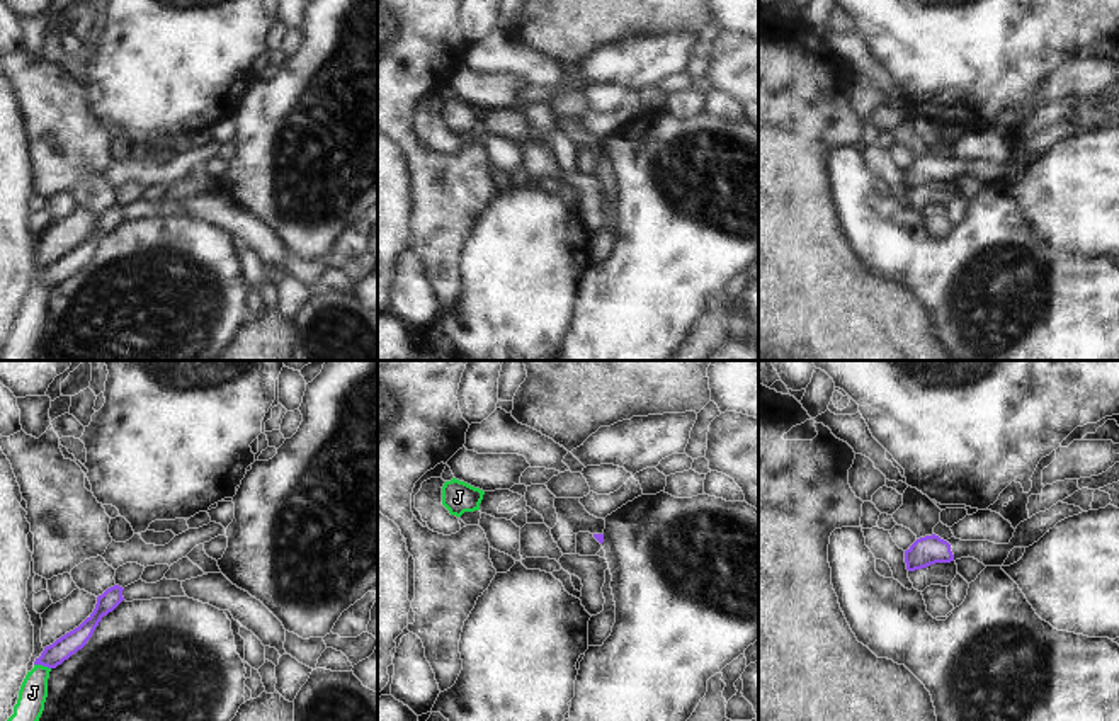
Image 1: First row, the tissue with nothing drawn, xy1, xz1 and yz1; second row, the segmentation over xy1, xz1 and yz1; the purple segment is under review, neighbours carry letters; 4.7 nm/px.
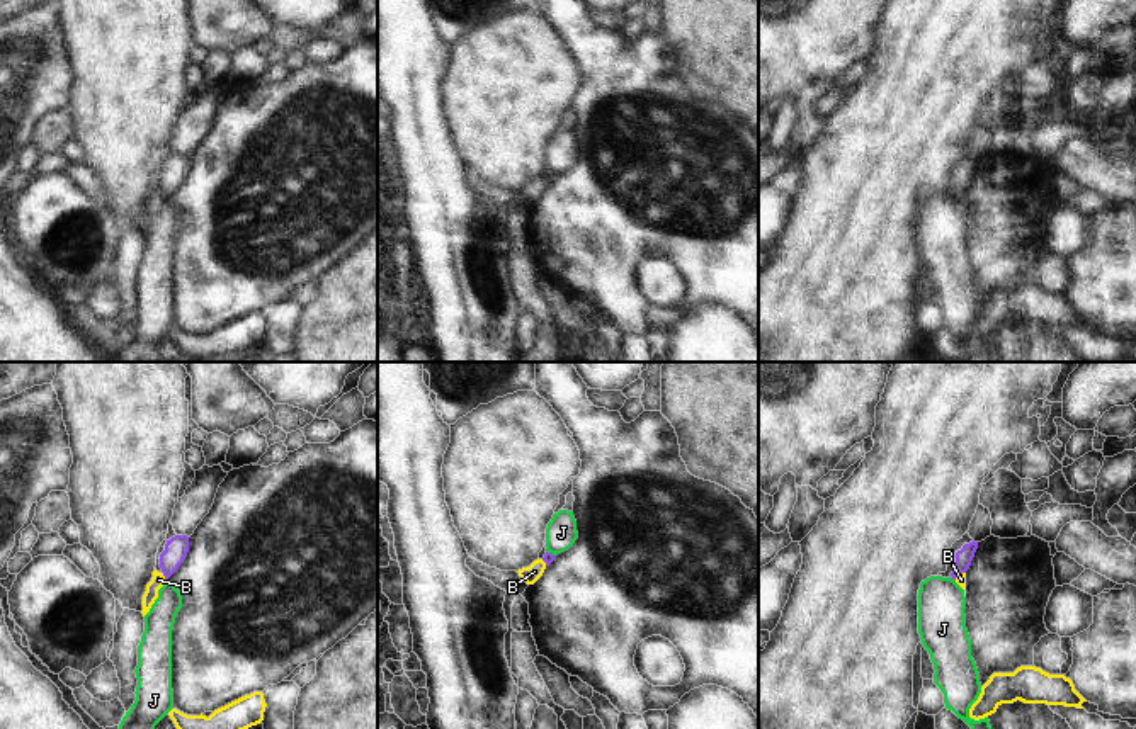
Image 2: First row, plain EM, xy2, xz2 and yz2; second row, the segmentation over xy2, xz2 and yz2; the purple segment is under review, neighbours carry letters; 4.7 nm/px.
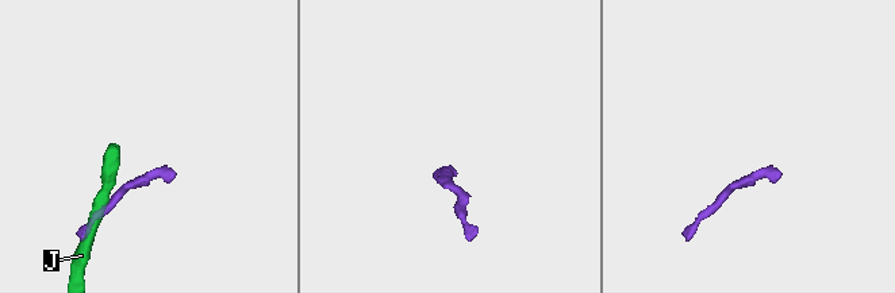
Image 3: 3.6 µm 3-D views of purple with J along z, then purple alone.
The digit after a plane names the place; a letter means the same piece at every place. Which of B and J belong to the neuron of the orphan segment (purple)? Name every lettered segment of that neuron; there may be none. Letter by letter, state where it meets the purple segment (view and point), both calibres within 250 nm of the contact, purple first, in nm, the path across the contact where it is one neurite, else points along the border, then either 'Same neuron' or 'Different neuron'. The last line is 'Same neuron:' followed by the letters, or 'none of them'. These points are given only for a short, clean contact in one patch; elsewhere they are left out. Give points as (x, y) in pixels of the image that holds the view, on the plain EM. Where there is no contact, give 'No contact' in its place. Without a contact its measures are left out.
B: Touches purple at xy2 (164, 194). Thickness 110 nm (purple) against 70 nm. Boundary: xy2 (162, 191), (165, 199). Different neuron
J: Touches purple at xy1 (43, 284). Thickness 110 nm (purple) against 130 nm. Boundary: xy1 (34, 283), (50, 288). Different neuron
Same neuron: none of them.

